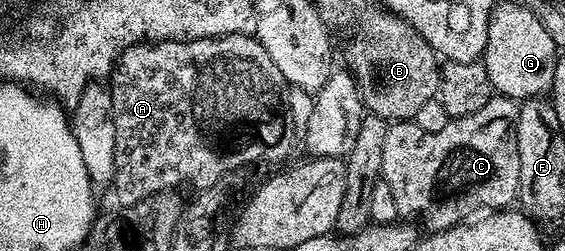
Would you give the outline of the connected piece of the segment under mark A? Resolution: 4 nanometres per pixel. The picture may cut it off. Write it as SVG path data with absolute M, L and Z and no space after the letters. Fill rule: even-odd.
M236 32L230 36L204 36L201 40L162 40L152 46L145 42L132 44L117 60L107 84L107 91L115 126L115 170L111 188L112 191L117 191L117 200L121 206L137 204L140 200L149 199L150 196L168 193L168 188L175 187L180 180L185 184L194 184L197 190L202 190L216 183L230 170L245 166L241 164L257 164L260 160L281 160L285 156L285 131L288 133L291 128L285 102L287 85L283 74L279 74L279 66L271 62L271 54L263 50L256 35ZM221 147L229 151L226 156L221 156Z

